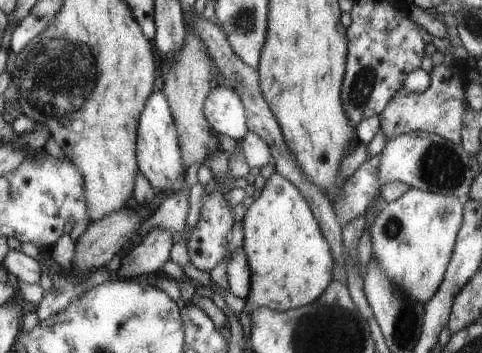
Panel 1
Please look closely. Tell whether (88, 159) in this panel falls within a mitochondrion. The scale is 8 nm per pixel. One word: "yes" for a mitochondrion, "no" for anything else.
no

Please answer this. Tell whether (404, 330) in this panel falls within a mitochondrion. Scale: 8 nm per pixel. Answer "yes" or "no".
yes

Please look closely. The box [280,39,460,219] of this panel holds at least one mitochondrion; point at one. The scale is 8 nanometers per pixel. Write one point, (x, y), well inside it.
(359, 92)

